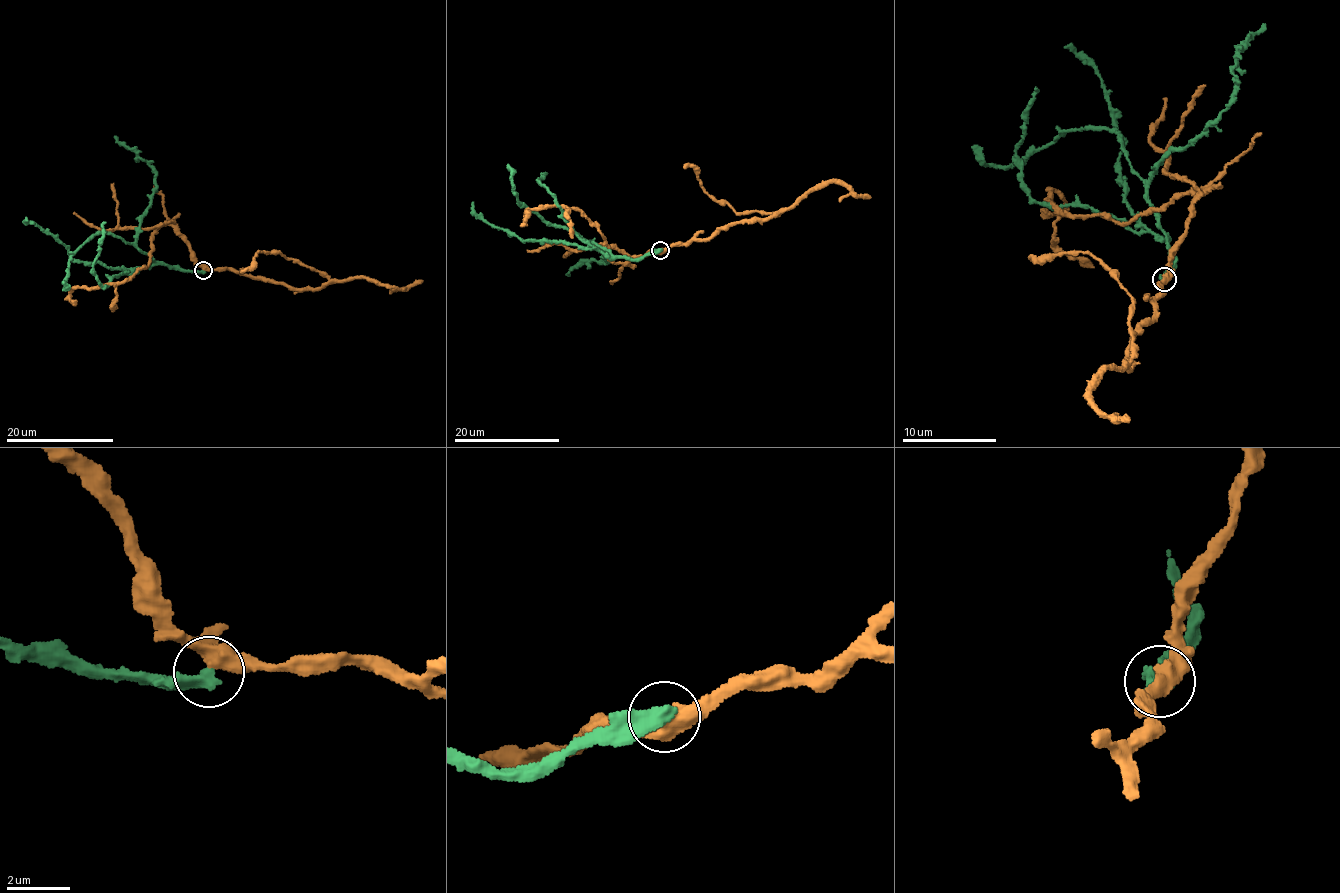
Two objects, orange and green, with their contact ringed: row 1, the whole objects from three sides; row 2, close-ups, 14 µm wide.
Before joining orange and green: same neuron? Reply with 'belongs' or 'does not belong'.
does not belong

